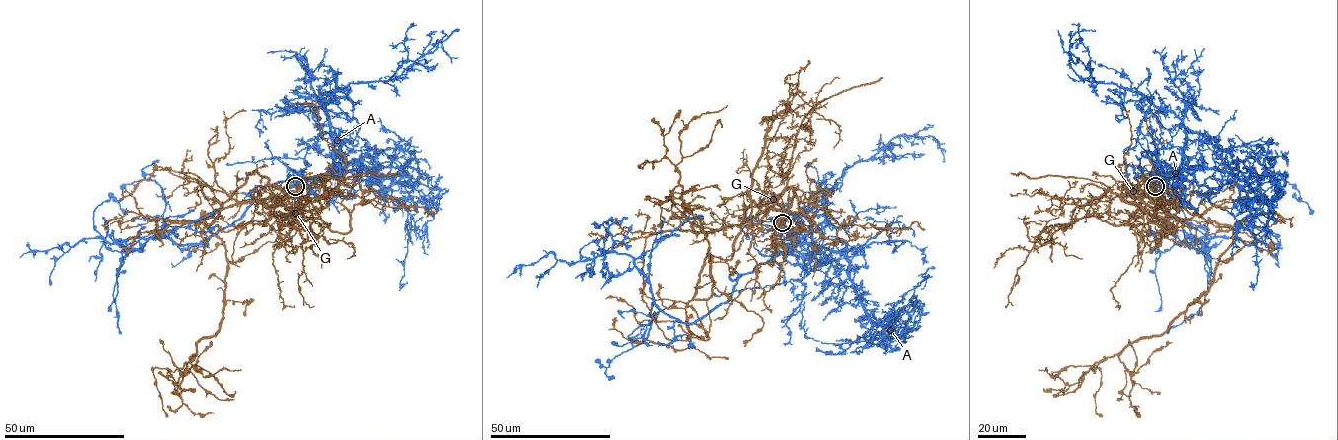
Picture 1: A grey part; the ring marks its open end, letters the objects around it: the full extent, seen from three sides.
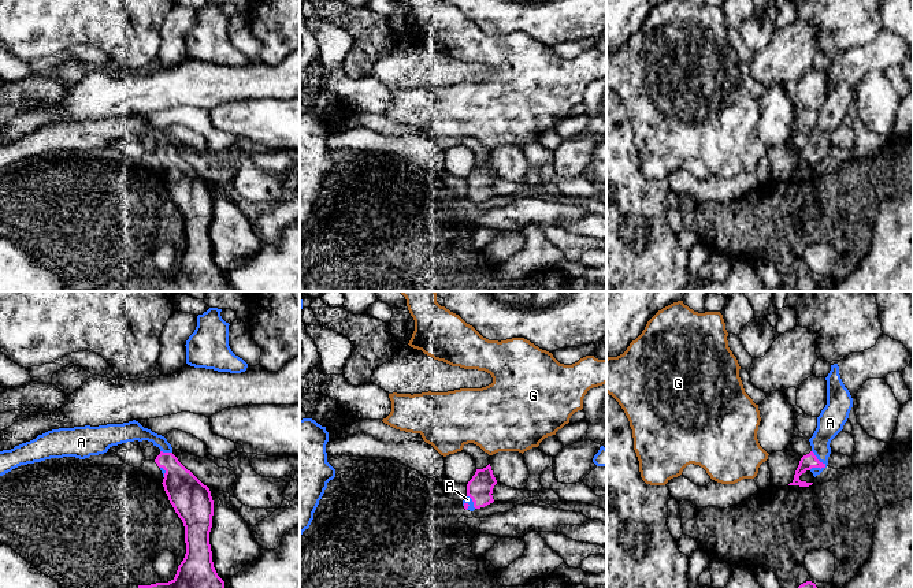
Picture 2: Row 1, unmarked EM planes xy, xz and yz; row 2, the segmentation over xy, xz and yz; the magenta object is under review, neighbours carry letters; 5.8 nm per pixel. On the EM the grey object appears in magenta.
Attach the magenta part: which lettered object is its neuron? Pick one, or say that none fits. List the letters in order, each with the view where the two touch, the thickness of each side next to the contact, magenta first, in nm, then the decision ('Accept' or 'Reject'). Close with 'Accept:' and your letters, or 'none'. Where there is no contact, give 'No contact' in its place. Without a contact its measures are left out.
A: Touches magenta in yz. Thickness 90 nm (magenta) against 160 nm. Accept
G: No contact. Reject
Accept: A

